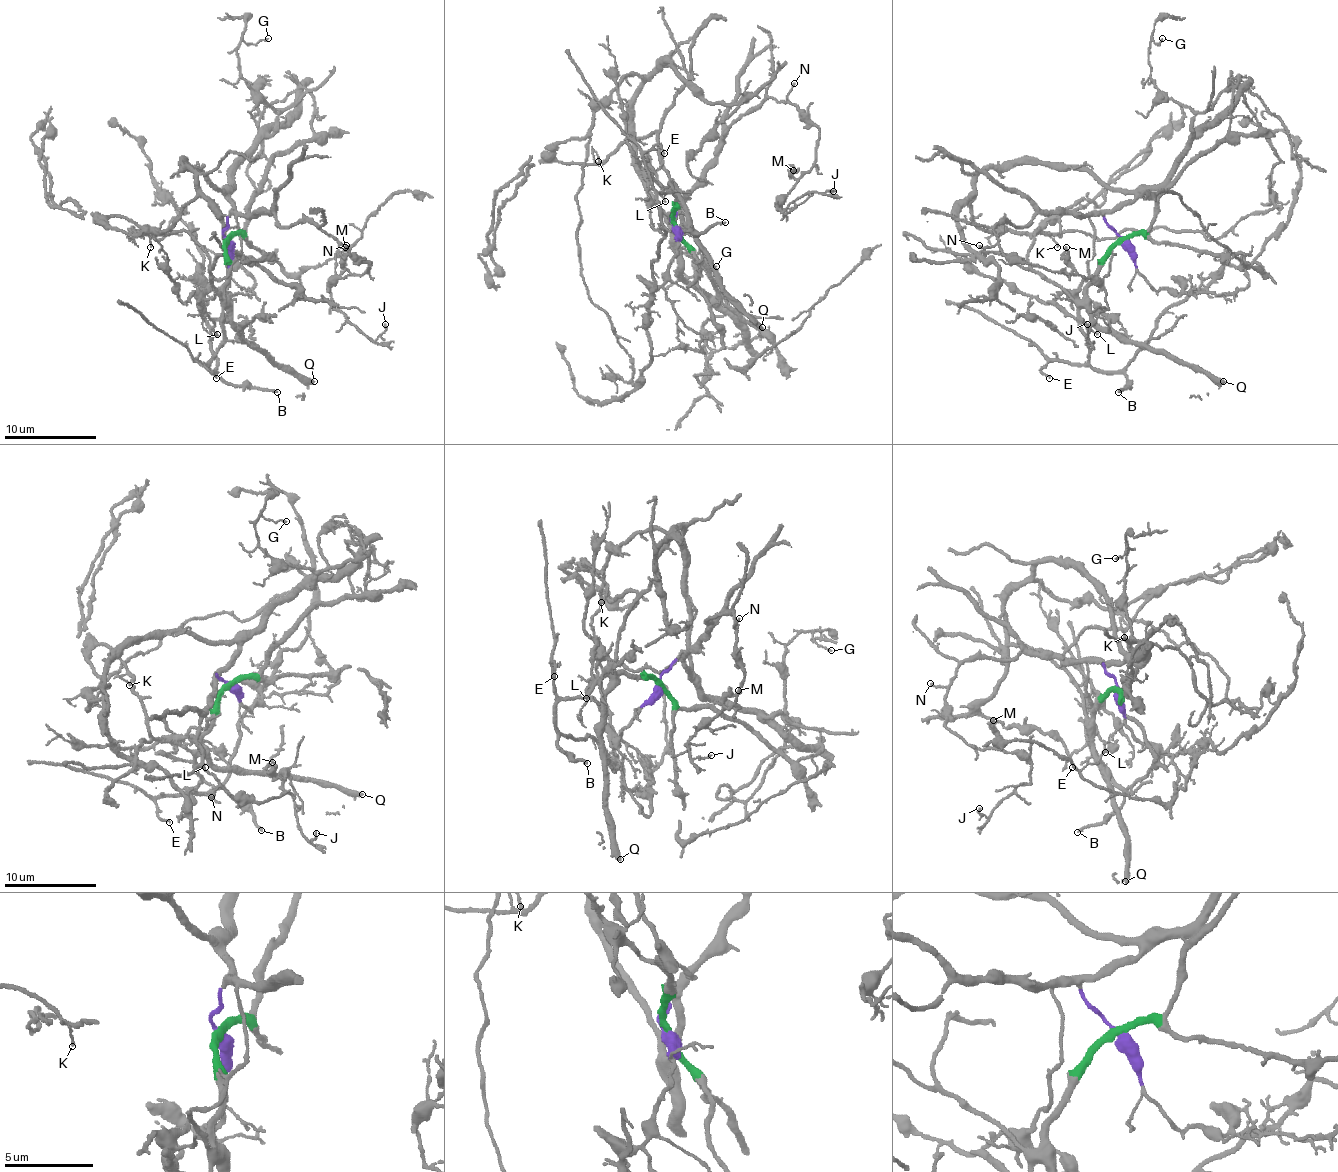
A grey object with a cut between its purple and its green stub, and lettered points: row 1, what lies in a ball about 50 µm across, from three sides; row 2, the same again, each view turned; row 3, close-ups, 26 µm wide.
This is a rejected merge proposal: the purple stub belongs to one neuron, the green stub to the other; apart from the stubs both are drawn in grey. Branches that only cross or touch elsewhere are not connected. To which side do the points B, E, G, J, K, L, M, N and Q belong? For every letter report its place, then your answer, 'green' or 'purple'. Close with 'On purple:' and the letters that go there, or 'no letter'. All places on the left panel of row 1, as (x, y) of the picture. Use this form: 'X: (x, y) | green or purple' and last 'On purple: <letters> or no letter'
B: (277, 392) | green
E: (216, 378) | green
G: (268, 38) | purple
J: (385, 324) | purple
K: (150, 247) | green
L: (217, 334) | green
M: (345, 247) | purple
N: (346, 245) | purple
Q: (314, 381) | green
On purple: G, J, M, N

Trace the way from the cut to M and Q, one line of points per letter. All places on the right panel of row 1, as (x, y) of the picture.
M: (1122, 240), (1101, 215), (1037, 213), (1023, 226), (1000, 222), (993, 229), (998, 247), (1071, 275), (1067, 247)
Q: (1122, 240), (1111, 249), (1088, 289), (1092, 318), (1154, 351), (1198, 365), (1210, 376), (1223, 381)

